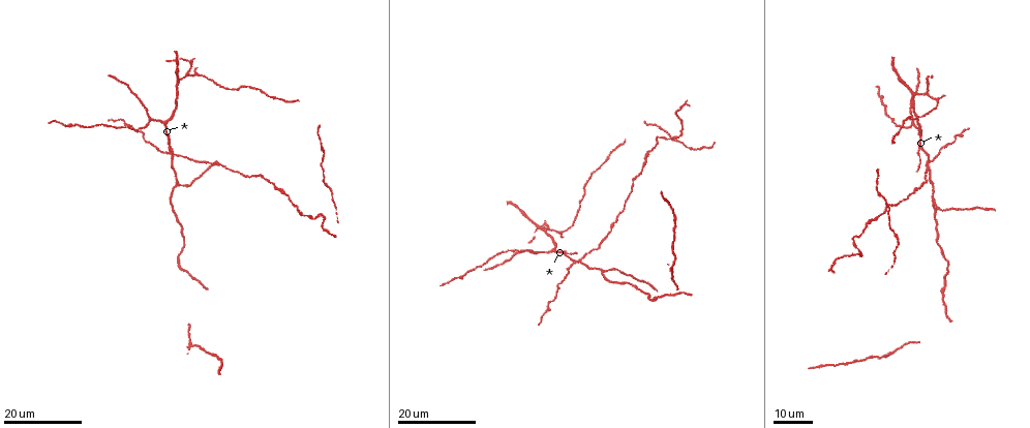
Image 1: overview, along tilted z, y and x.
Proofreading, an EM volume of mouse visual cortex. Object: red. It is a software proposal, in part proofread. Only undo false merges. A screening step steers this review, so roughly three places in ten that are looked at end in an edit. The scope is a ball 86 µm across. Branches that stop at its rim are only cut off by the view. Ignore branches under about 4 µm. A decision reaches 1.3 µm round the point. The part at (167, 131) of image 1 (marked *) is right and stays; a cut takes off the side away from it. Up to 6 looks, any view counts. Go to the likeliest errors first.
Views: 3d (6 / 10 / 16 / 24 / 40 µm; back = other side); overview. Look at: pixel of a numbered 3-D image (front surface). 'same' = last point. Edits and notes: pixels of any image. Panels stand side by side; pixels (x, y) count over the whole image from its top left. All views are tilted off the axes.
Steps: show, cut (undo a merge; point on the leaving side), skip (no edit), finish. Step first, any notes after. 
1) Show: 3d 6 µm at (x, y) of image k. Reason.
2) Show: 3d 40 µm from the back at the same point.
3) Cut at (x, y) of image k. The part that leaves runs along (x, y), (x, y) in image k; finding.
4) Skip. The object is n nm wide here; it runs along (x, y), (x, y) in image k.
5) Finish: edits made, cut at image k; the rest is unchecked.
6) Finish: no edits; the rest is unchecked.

Show: 3d 24 µm at (603, 270) of image 1. Side arm on a straight run.

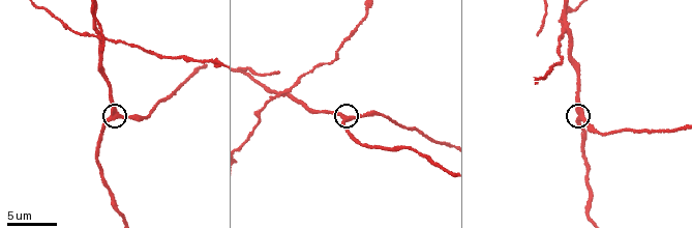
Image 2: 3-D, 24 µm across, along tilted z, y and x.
Show: 3d 10 µm at (579, 115) of image 2. Closer look.

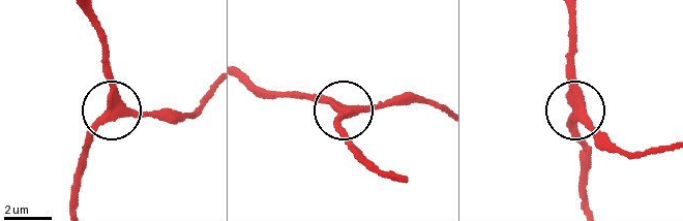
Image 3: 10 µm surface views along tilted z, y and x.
Skip. 3 arms meet here; it runs along (245, 82), (337, 106), (410, 100) in image 3; all the same neuron.

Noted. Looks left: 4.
Show: 3d 10 µm at (244, 72) of image 2. Three arms meet.

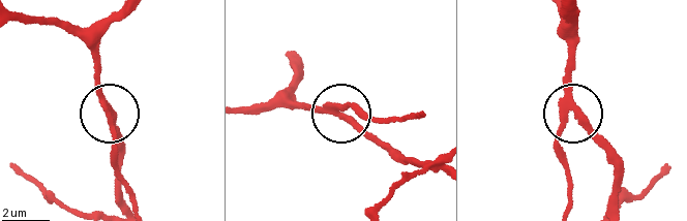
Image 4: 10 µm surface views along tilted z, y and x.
Cut at (114, 147) of image 4. 3 arms meet here; the part that leaves runs along (108, 119), (133, 212) in image 4; a second neuron is stuck on.

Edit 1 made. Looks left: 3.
Show: overview. See it whole again.

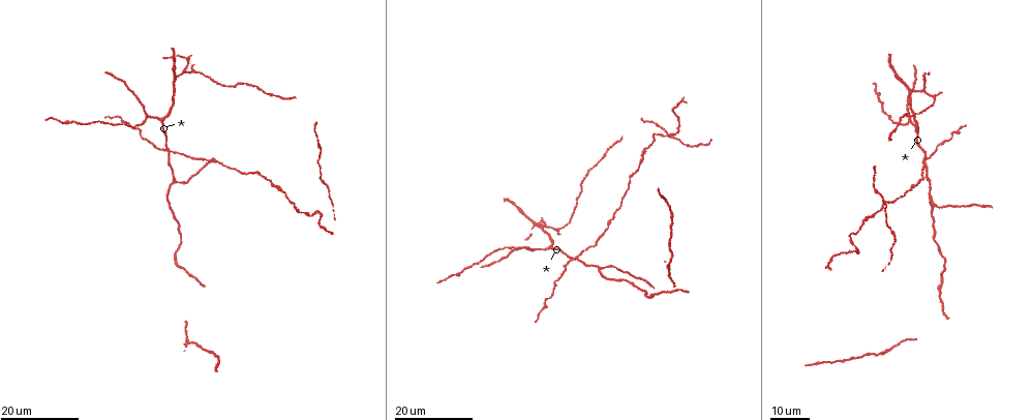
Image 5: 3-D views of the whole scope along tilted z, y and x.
Show: 3d 24 µm at (576, 258) of image 5. Arms part here.

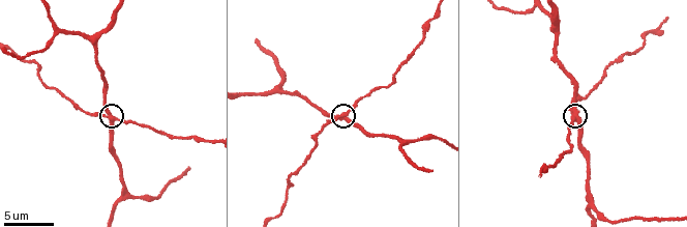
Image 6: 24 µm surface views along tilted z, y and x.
Show: 3d 10 µm at (345, 117) of image 6. Closer look.

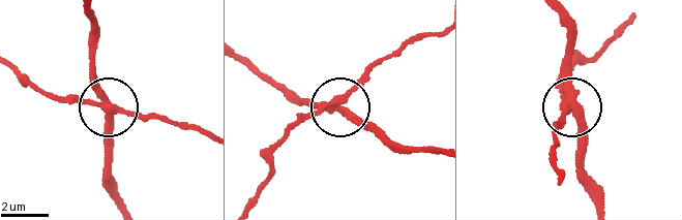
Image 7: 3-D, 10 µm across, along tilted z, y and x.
Cut at (140, 116) of image 7. The object is 330 nm wide here; two neurons meet here.

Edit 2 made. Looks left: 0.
Finish: edits made, cut at image 4, cut at image 7; the rest is unchecked.

